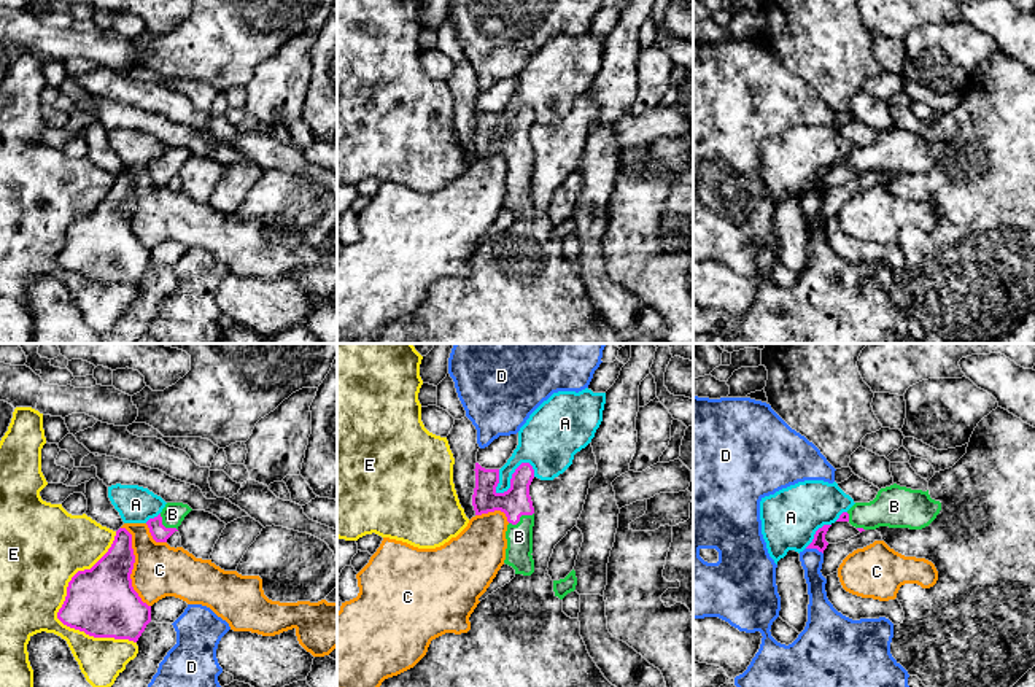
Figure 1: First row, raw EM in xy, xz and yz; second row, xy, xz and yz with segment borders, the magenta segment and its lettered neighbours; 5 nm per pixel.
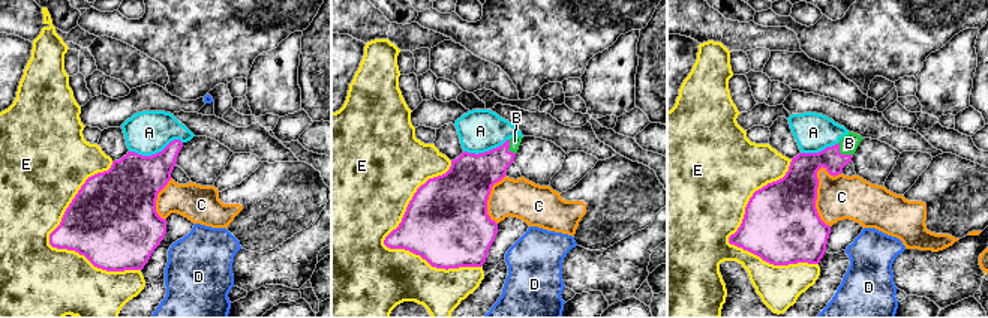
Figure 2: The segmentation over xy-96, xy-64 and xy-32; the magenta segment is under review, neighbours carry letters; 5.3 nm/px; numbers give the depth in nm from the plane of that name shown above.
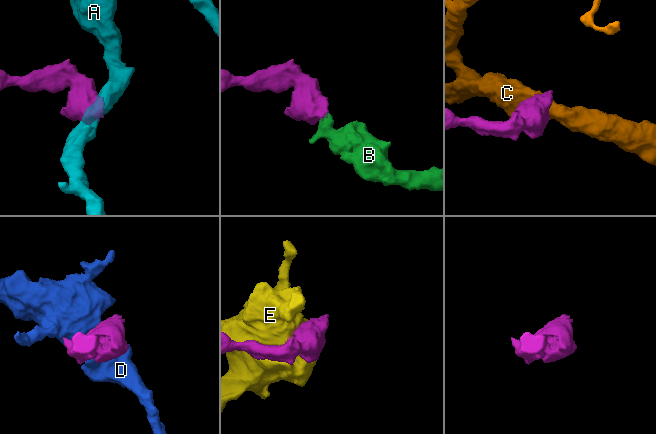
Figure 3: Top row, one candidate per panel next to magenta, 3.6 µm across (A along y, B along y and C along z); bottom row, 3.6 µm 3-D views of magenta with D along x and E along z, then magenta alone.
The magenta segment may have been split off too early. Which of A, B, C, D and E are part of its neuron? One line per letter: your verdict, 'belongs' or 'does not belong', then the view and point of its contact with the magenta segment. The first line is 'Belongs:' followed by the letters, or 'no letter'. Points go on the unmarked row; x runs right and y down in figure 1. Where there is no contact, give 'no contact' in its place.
Belongs: B
A: does not belong; meets magenta in xz at (512, 120)
B: belongs; meets magenta in xz at (520, 159)
C: does not belong; meets magenta in xy at (132, 210)
D: does not belong; meets magenta in yz at (814, 191)
E: does not belong; meets magenta in xy at (59, 253)

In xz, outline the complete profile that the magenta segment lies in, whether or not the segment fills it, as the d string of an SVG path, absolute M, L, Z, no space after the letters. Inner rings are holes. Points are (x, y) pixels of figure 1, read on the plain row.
M475 107L475 132L472 149L475 159L501 154L507 161L507 192L504 207L515 213L515 218L531 219L533 204L533 170L534 151L529 140L529 129L534 113L529 107L521 107L510 122L510 132L498 137L499 113L485 113Z

